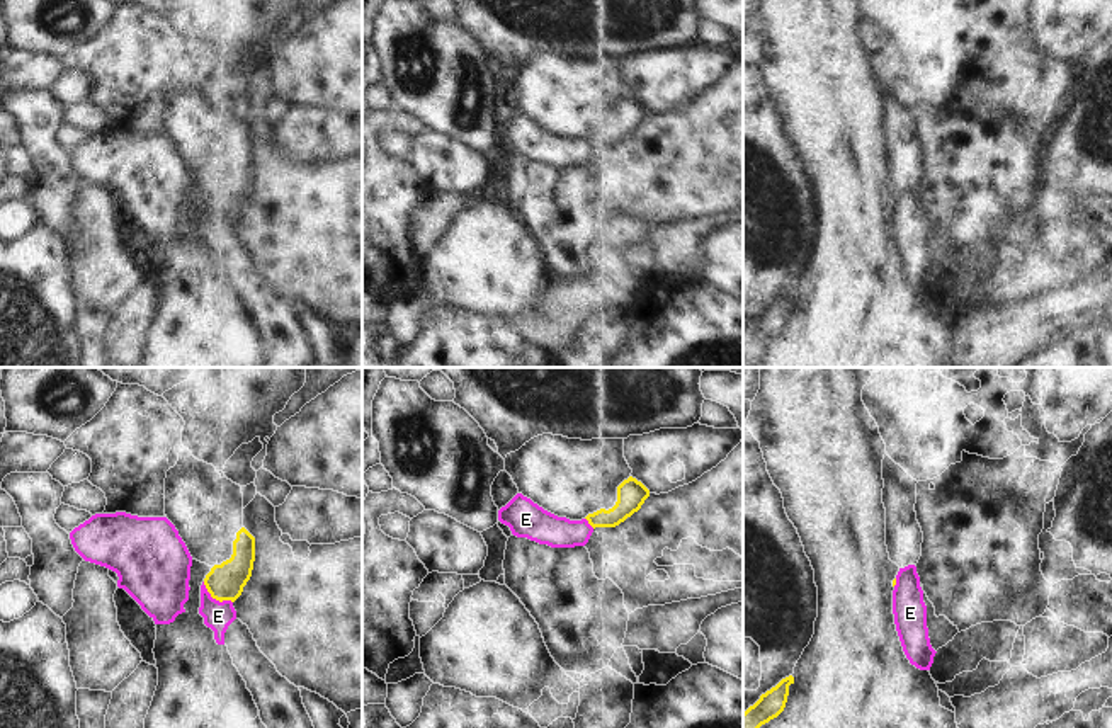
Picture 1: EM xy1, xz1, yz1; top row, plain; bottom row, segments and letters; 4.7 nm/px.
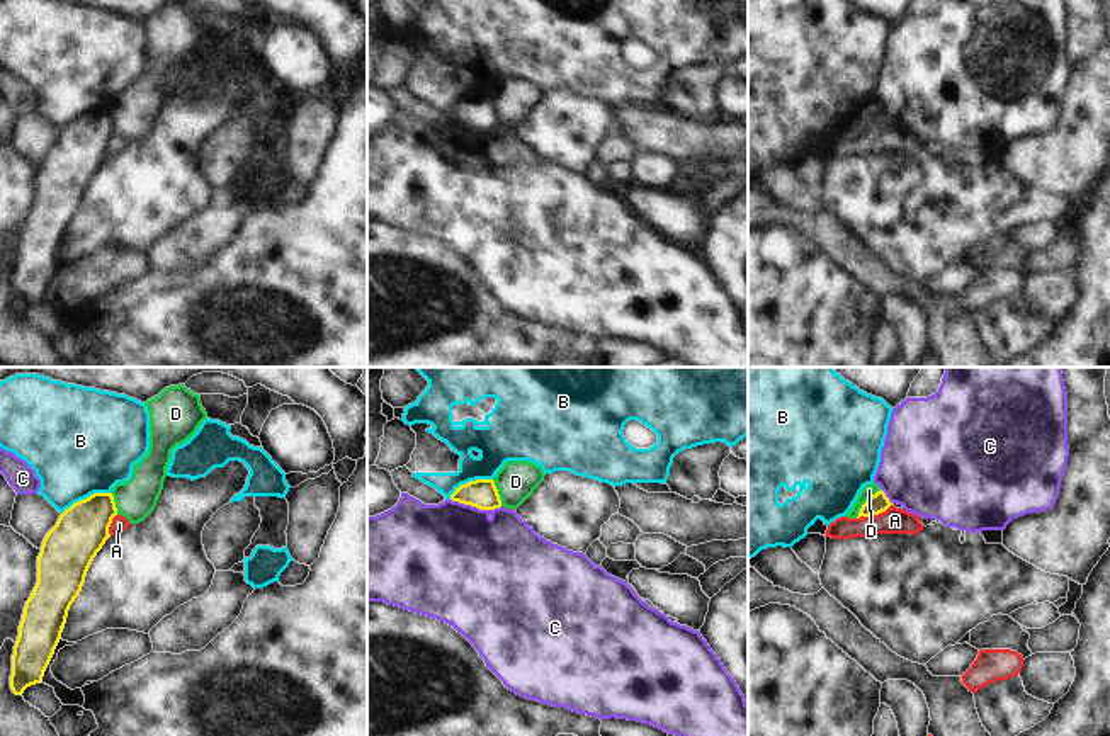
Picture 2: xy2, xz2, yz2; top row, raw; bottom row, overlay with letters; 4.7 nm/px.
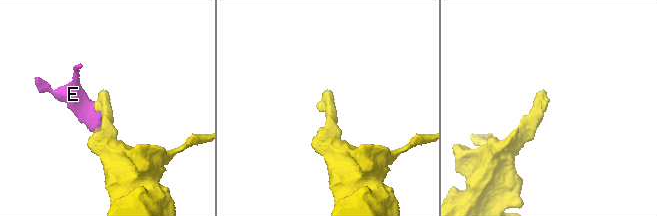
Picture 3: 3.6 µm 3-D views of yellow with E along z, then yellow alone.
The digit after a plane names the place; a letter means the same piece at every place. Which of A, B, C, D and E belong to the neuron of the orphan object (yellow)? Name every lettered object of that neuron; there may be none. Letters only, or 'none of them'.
none of them

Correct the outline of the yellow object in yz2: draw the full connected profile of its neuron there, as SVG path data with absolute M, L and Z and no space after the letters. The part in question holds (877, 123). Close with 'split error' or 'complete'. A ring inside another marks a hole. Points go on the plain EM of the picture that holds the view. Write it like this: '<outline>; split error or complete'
M881 109L875 114L872 114L860 127L858 136L870 136L870 134L879 134L886 131L892 122L886 116L886 112Z; complete

